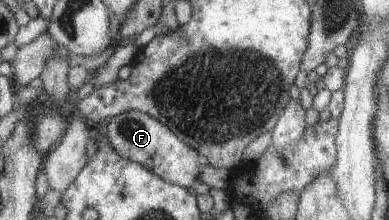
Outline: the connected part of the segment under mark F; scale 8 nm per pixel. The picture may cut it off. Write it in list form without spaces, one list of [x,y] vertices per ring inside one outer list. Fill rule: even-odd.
[[[127,110],[114,115],[107,123],[106,136],[109,145],[119,157],[145,167],[167,183],[174,183],[186,189],[196,184],[201,167],[207,164],[205,158],[185,143],[181,143],[162,122],[143,112]]]

